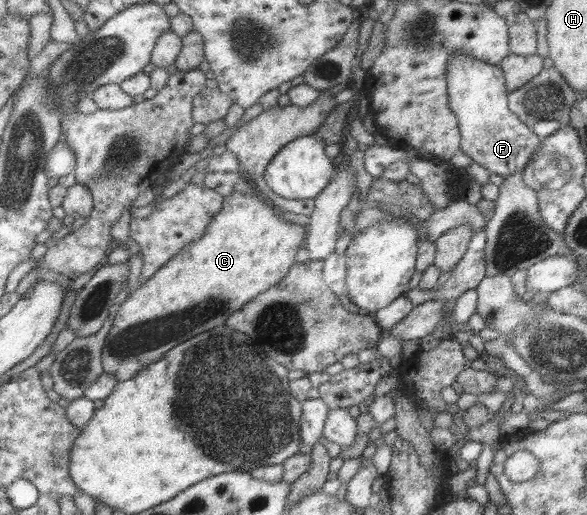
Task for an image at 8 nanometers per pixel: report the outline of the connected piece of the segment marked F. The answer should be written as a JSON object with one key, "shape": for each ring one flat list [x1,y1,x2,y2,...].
{"shape":[[453,55,444,74,447,83,447,100,450,110,456,115,459,128,459,148,464,155,490,174,501,177,523,171,540,140,507,107,505,79,498,65,488,65,466,55]]}

